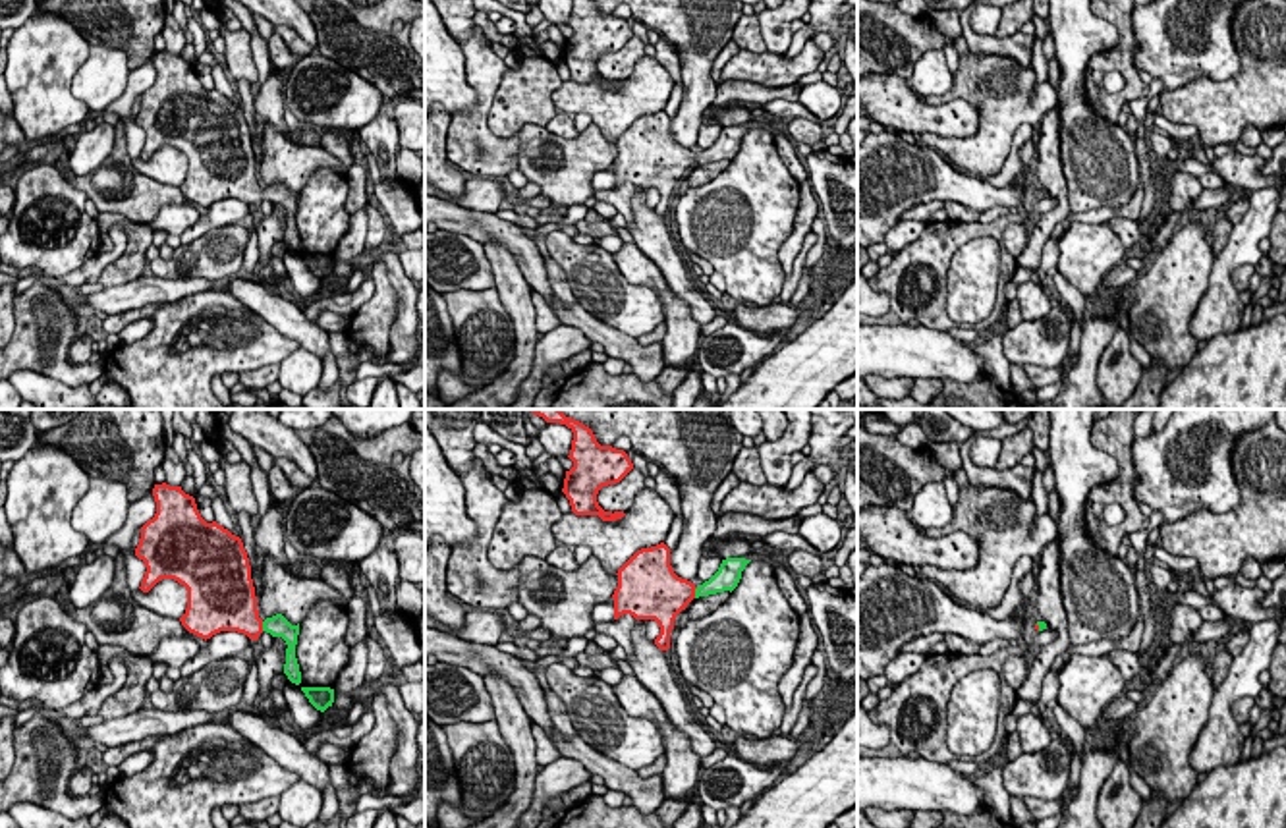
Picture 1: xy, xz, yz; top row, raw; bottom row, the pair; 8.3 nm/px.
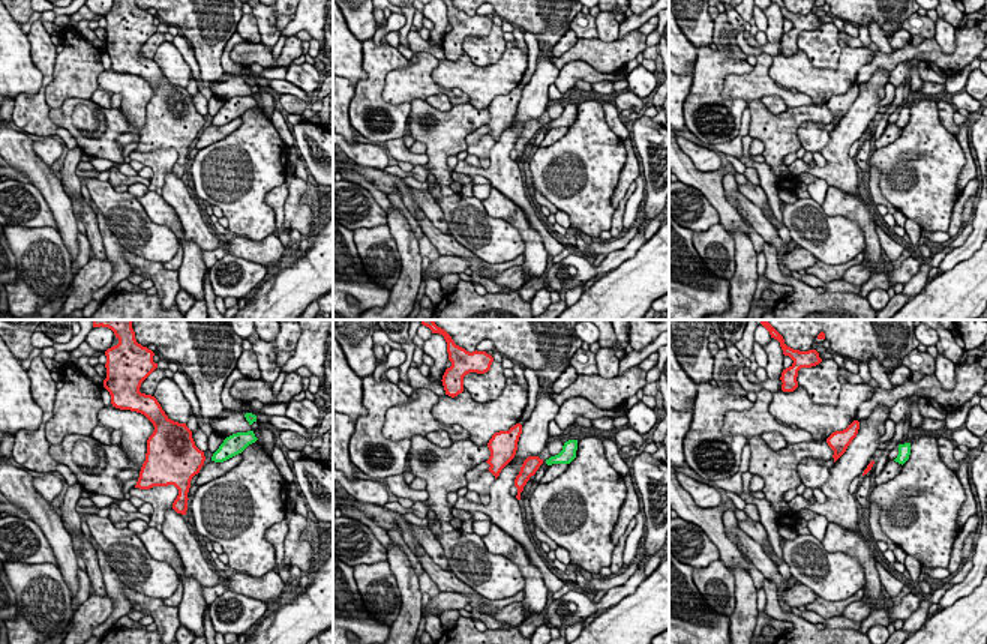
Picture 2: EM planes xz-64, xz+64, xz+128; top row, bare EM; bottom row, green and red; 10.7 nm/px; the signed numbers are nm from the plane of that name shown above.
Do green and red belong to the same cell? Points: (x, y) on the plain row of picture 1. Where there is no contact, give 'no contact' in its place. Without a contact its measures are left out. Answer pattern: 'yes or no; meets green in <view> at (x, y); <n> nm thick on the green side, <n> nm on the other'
yes; meets green in xz at (696, 161); 170 nm thick on the green side, 360 nm on the other

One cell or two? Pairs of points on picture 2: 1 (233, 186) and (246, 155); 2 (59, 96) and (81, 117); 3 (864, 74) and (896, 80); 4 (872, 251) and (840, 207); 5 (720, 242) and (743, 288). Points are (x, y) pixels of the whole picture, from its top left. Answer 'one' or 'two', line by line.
1: one
2: two
3: two
4: one
5: two

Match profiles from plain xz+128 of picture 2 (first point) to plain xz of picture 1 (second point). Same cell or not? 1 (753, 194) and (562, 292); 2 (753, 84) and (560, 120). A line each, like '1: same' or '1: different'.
1: same
2: different

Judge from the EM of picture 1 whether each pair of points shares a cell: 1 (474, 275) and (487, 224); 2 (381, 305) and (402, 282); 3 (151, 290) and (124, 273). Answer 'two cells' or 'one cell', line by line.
1: two cells
2: two cells
3: two cells

